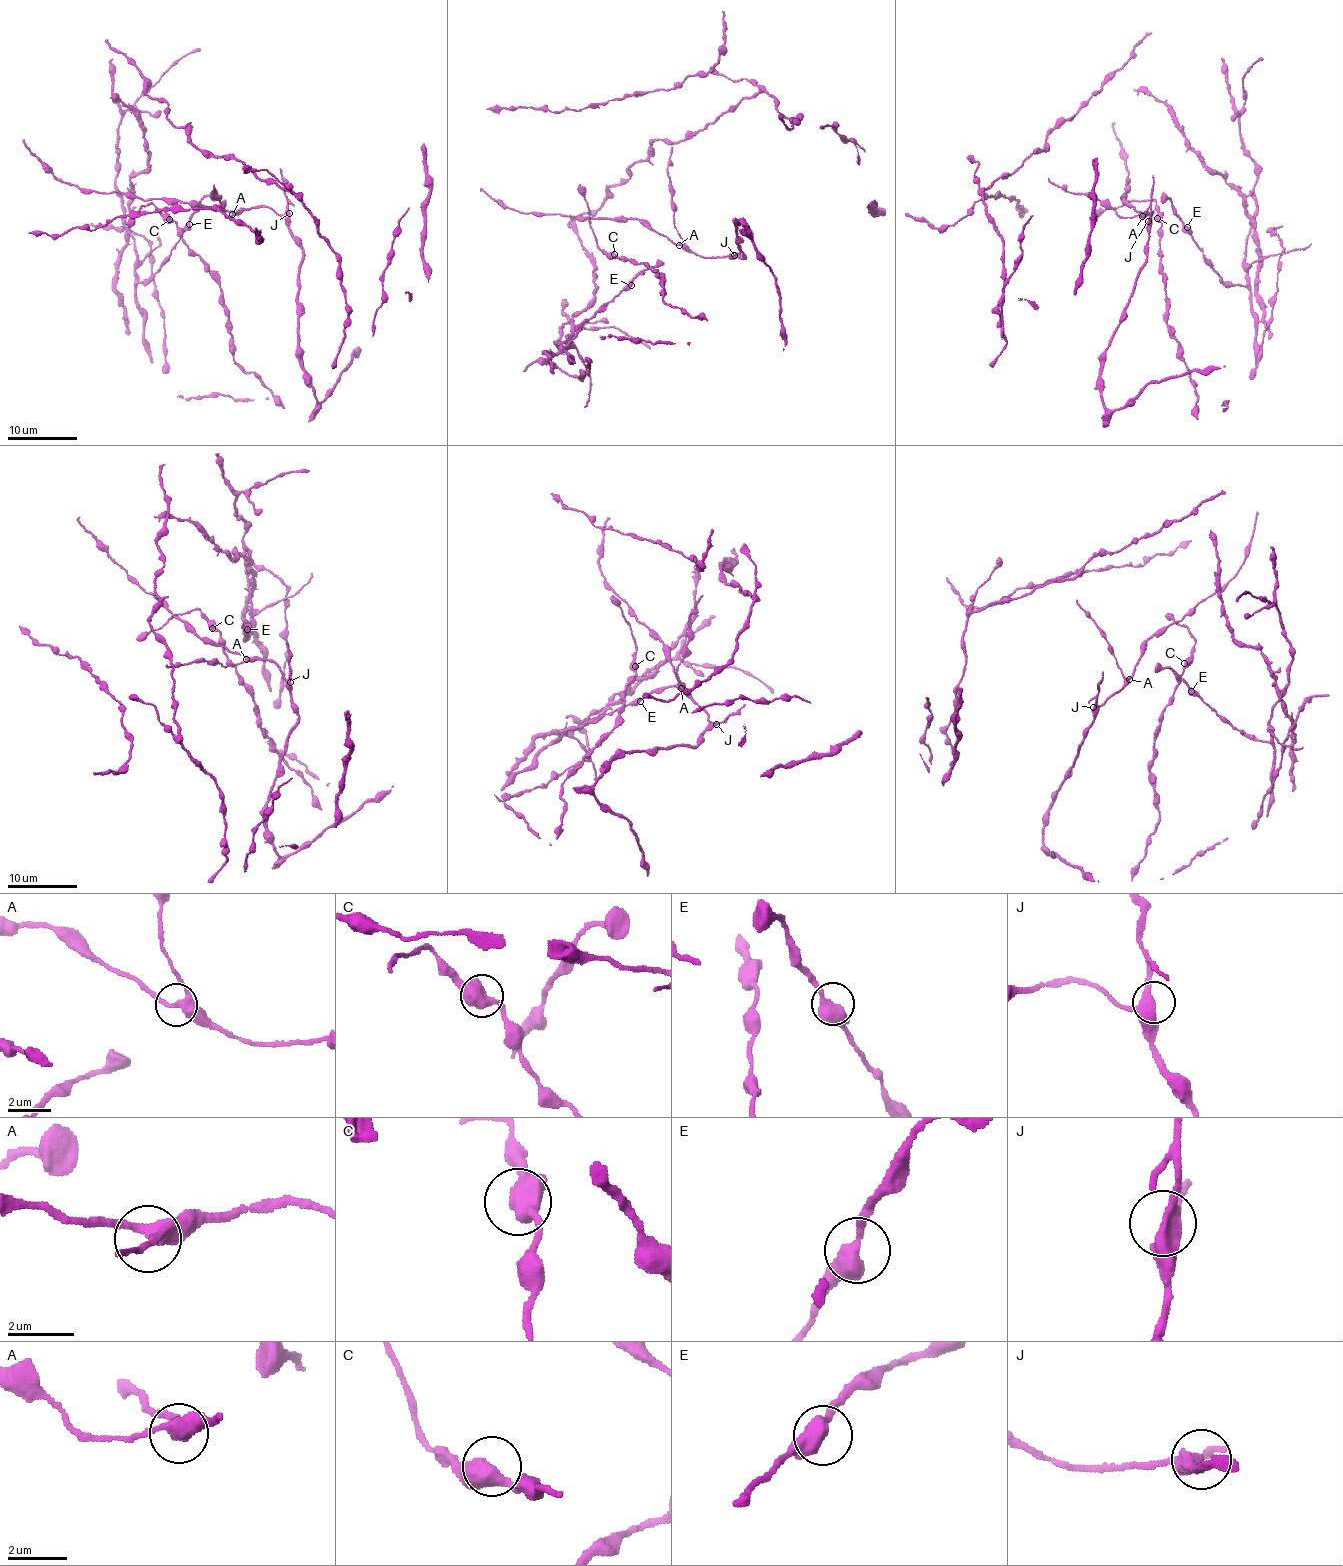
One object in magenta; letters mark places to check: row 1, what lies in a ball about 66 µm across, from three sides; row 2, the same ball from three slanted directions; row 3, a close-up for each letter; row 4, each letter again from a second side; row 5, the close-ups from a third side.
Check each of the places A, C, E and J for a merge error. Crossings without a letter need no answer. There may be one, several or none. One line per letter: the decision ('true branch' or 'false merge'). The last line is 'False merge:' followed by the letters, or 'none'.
A: true branch
C: true branch
E: true branch
J: true branch
False merge: none

